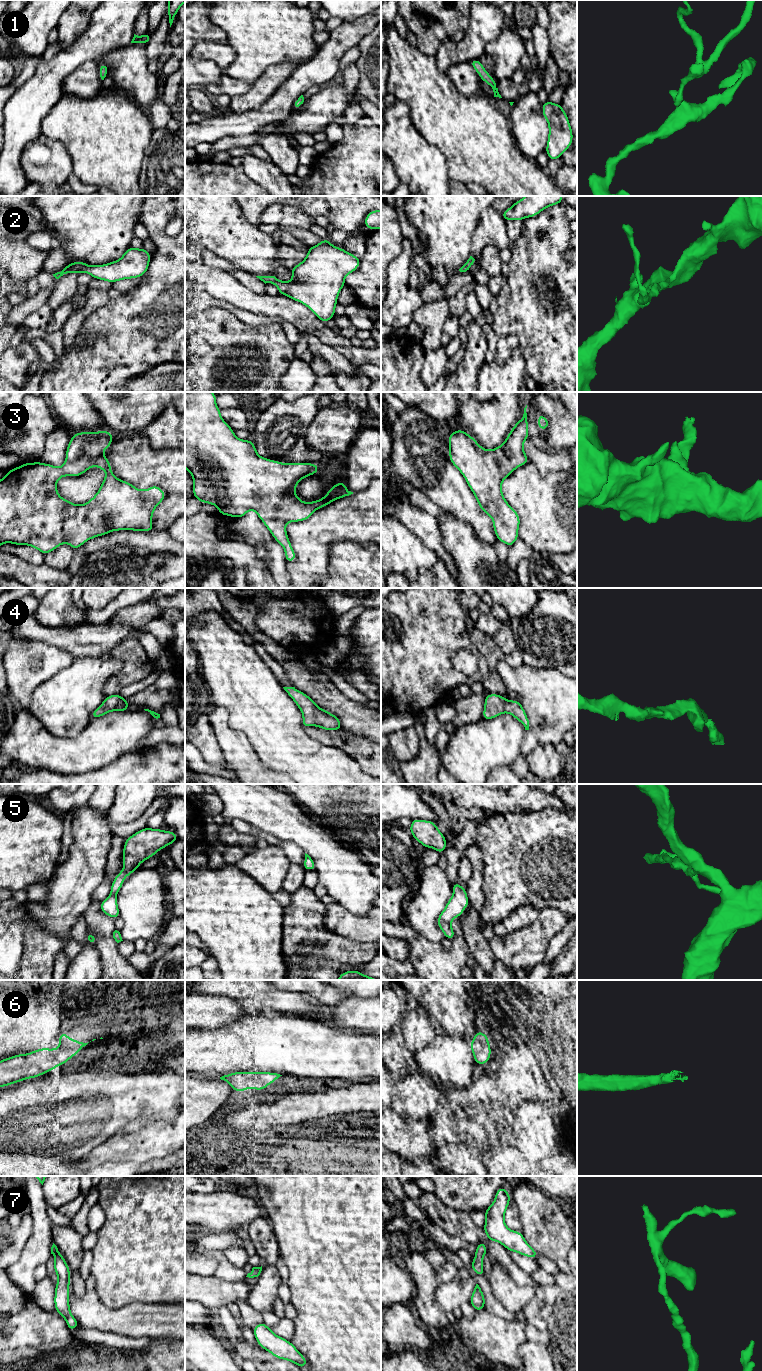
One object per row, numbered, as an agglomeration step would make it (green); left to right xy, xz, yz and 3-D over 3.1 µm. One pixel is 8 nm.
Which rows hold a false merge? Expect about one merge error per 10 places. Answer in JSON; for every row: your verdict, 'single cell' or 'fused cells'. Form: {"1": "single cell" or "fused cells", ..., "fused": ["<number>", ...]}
{"1": "single cell", "2": "single cell", "3": "single cell", "4": "single cell", "5": "single cell", "6": "single cell", "7": "single cell", "fused": []}

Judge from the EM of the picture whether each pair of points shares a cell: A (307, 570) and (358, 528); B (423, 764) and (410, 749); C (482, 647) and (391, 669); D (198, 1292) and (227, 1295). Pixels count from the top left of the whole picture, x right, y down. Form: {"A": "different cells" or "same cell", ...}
{"A": "same cell", "B": "different cells", "C": "different cells", "D": "same cell"}

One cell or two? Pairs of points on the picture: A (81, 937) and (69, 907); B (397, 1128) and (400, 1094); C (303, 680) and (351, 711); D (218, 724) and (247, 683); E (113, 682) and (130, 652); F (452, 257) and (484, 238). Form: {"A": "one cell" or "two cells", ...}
{"A": "two cells", "B": "two cells", "C": "one cell", "D": "two cells", "E": "one cell", "F": "two cells"}

